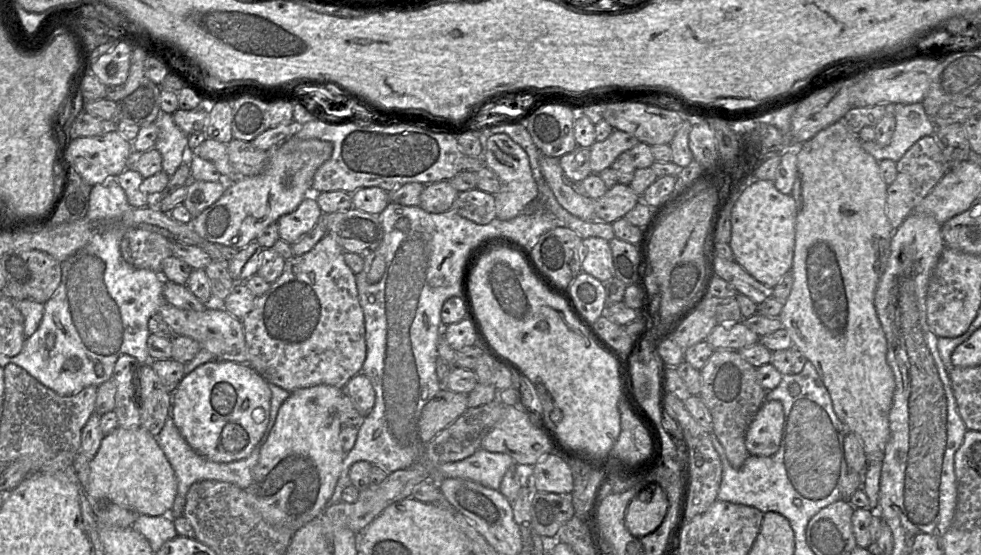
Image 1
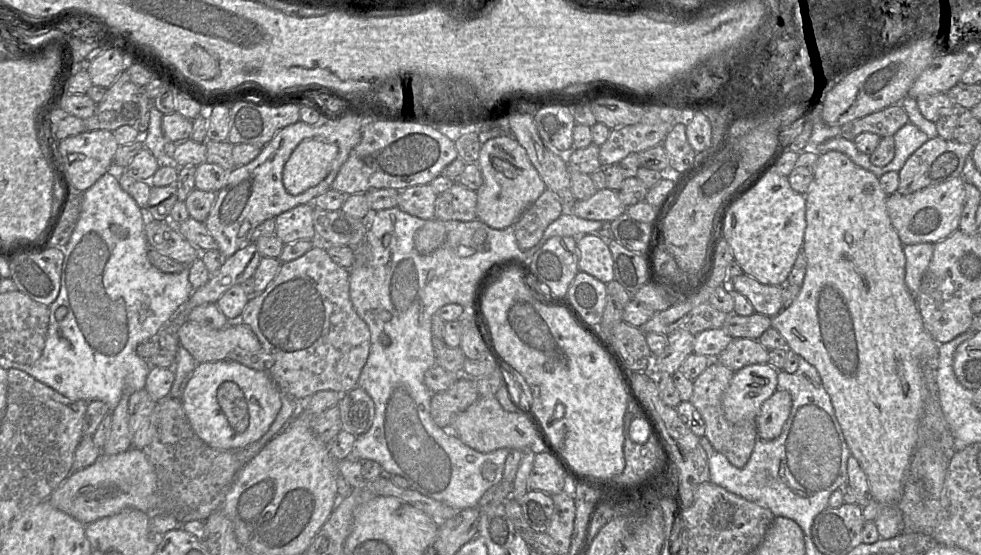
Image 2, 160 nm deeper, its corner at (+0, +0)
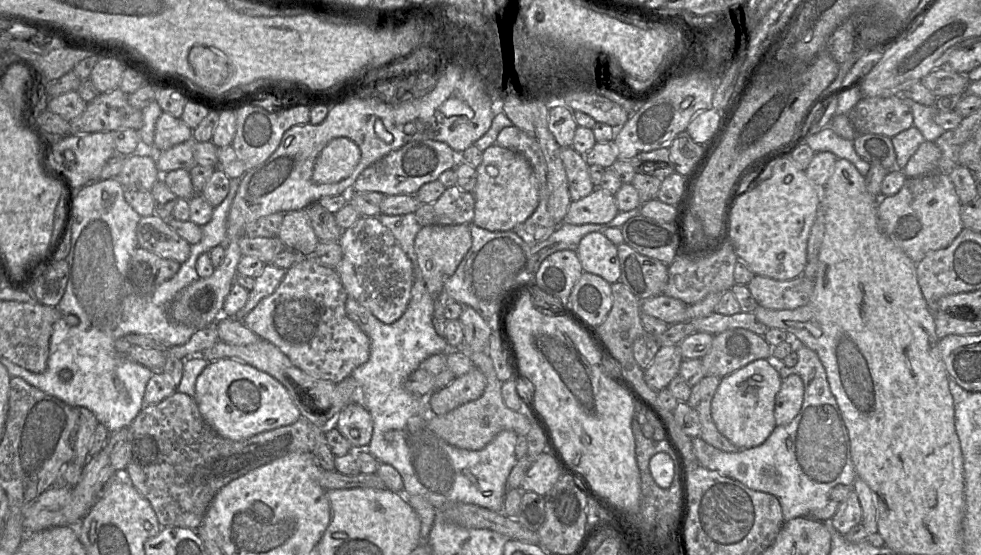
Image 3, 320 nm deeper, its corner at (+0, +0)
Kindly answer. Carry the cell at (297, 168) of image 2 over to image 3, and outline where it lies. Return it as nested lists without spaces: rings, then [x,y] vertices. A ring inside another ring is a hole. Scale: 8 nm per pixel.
[[[345,137],[332,139],[318,155],[312,180],[331,184],[348,177],[359,163],[361,152],[357,144]]]

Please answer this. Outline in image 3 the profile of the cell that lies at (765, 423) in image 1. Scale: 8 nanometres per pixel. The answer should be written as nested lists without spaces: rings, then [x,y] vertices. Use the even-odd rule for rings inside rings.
[[[792,374],[782,379],[775,397],[774,418],[777,426],[789,424],[799,413],[804,396],[804,385],[800,376]]]

